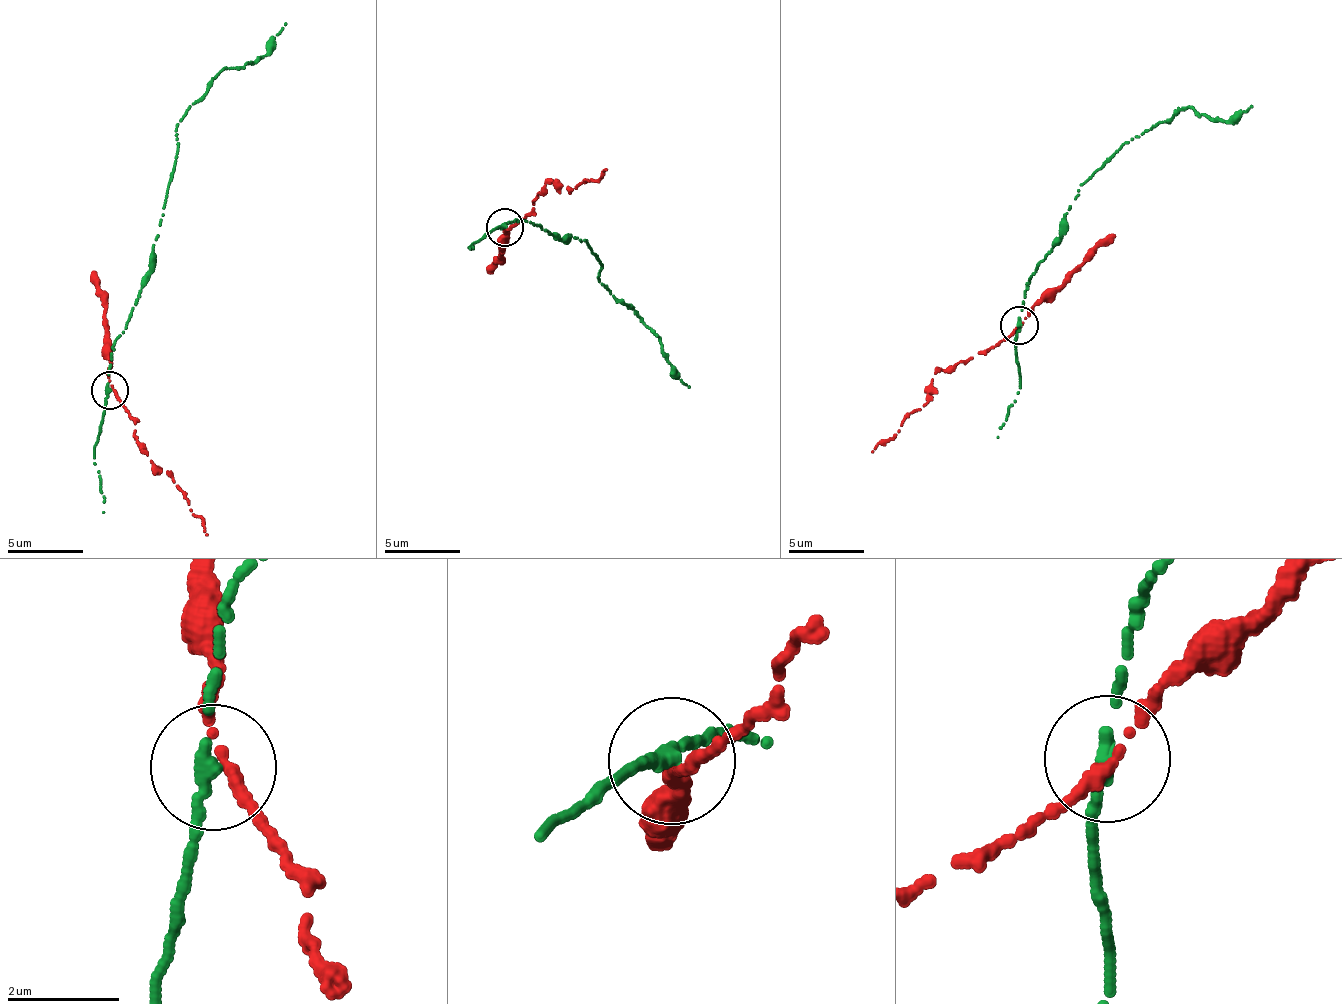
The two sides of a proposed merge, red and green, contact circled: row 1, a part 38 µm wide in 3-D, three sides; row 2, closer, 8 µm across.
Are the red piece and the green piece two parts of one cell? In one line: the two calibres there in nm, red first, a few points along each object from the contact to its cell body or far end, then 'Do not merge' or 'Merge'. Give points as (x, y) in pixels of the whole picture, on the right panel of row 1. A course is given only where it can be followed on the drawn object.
Thickness 200 nm (red) against 240 nm. Course of red: (1022, 325), (992, 349), (936, 373), (925, 403), (871, 451). Course of green: (1018, 324), (1025, 283), (1061, 233), (1077, 189), (1132, 137), (1186, 107), (1225, 123), (1253, 107). Merge

